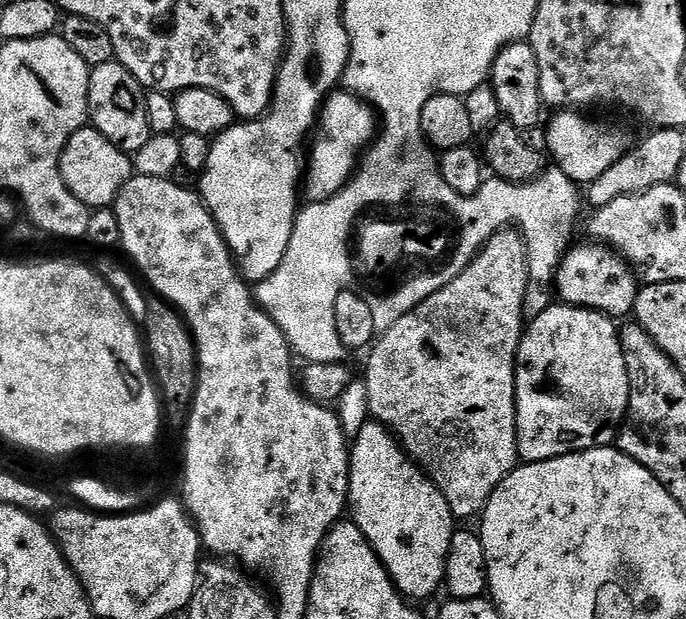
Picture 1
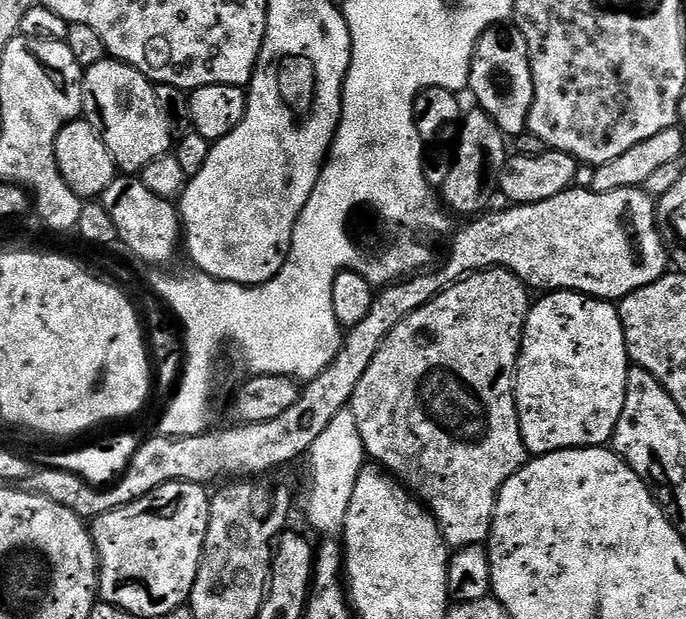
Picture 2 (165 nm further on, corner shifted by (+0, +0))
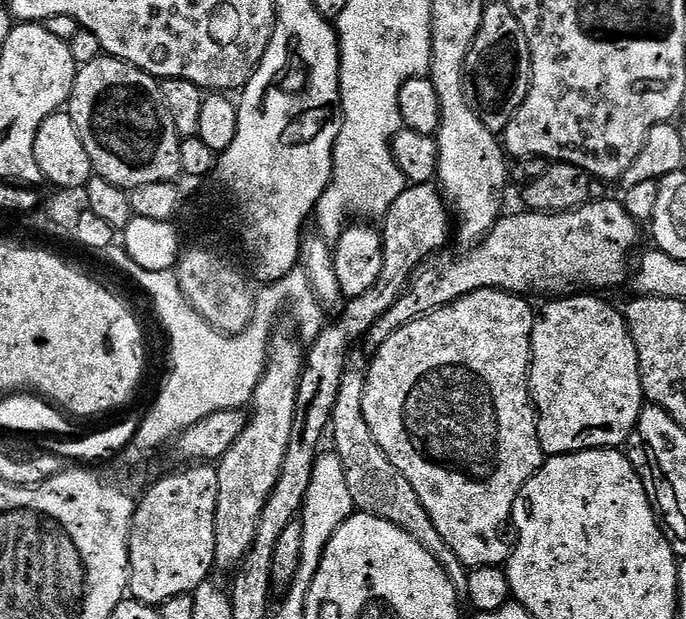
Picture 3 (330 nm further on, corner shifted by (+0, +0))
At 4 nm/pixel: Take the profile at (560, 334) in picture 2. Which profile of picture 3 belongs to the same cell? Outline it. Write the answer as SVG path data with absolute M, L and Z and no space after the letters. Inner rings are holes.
M588 294L592 296L568 296L565 300L552 300L548 305L545 306L544 309L539 309L538 315L536 317L536 325L534 326L534 330L532 331L532 366L528 370L528 387L532 394L532 403L536 406L536 425L538 426L538 438L540 439L540 445L542 446L542 450L548 456L565 456L568 452L585 452L586 450L590 450L591 448L615 448L619 449L621 446L627 445L628 437L632 435L632 431L636 428L636 423L638 422L638 418L640 417L640 412L646 406L646 397L644 394L644 387L642 386L642 382L640 381L640 363L638 362L638 350L634 346L634 338L630 334L630 330L628 329L628 323L624 321L624 313L618 307L615 308L612 304L607 304L604 300L599 300L599 295L596 294Z

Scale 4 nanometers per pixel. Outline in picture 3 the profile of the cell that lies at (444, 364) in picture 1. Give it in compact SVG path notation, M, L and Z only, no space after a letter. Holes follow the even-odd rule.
M494 287L479 288L477 292L468 292L460 296L452 304L443 304L432 312L404 324L390 338L384 340L383 346L371 357L372 365L366 368L364 377L364 393L362 394L362 410L366 414L366 422L382 450L394 462L394 466L414 486L414 494L426 506L426 514L430 514L430 522L442 534L446 546L450 546L453 554L469 569L482 566L503 565L510 555L510 544L500 535L504 527L509 527L512 519L512 507L516 495L526 486L526 482L543 466L546 454L538 438L536 425L536 406L532 403L532 394L528 387L528 370L532 366L532 331L536 325L537 313L523 300L523 295L512 290L501 290Z

